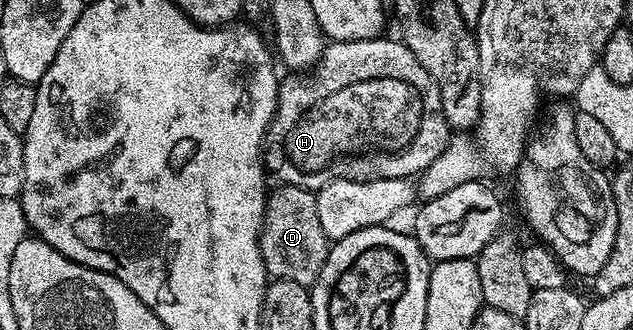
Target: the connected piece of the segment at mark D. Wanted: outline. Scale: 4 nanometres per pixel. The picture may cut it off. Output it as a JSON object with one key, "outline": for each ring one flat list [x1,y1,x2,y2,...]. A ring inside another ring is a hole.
{"outline":[[279,184,277,188,266,198,264,223,258,240,267,274,280,281,313,286,328,259,332,244,320,225,316,196,298,185]]}

